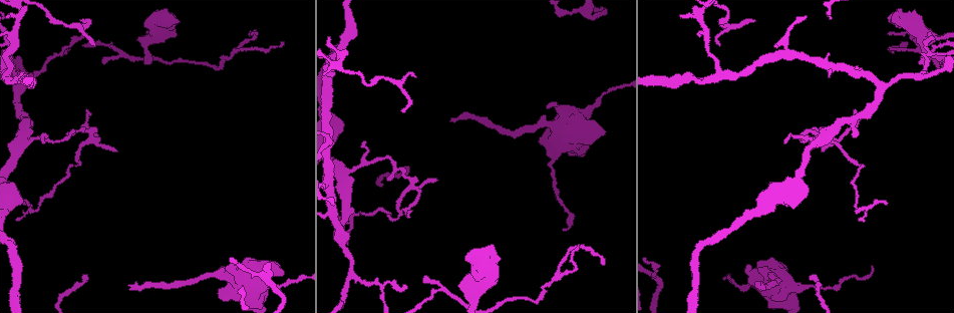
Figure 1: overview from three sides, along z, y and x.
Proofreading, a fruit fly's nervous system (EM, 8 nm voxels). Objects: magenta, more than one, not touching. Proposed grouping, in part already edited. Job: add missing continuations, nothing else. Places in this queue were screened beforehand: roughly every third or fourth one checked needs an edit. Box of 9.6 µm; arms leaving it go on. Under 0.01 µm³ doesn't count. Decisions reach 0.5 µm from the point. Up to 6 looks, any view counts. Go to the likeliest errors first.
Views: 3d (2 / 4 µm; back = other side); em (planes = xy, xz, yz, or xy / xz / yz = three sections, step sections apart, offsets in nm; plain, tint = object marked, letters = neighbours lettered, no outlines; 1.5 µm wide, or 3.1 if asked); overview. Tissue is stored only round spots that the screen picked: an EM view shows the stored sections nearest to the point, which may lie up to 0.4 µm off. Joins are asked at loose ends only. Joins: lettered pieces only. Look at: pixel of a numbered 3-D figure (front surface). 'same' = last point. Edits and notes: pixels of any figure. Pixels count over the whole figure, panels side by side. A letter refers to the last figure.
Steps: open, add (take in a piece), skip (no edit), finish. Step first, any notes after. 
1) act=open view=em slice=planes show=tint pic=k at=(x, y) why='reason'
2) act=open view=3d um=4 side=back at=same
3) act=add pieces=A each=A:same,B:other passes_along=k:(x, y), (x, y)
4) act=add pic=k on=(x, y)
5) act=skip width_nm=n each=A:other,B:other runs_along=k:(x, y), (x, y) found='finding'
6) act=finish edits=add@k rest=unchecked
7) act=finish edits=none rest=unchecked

act=open view=3d um=2 pic=1 at=(451, 121)

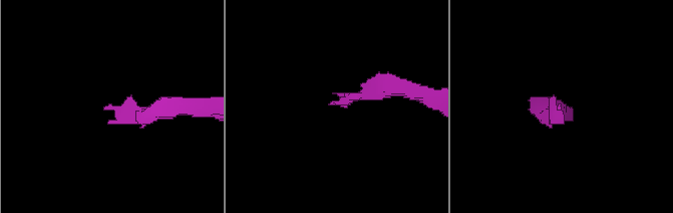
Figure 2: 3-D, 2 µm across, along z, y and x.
act=open view=em slice=planes show=letters pic=2 at=(105, 106) why='now the EM'

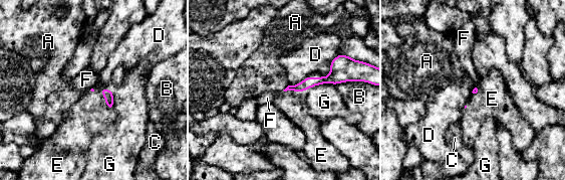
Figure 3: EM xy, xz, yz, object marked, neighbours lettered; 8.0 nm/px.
act=add pieces=E each=A:other,B:other,C:other,D:other,E:same,F:other,G:other found='the neuron continues'

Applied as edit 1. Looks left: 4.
act=open view=3d um=2 pic=1 at=(146, 63) why='free end'

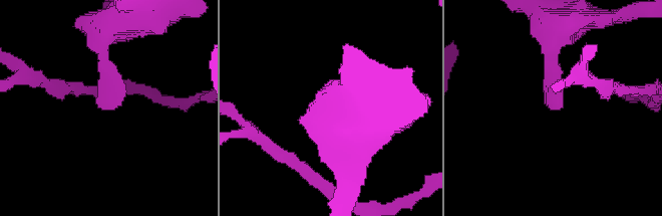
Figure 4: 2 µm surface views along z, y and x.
act=open view=em slice=xy step=8 show=tint pic=4 at=(111, 105) why='now the EM'

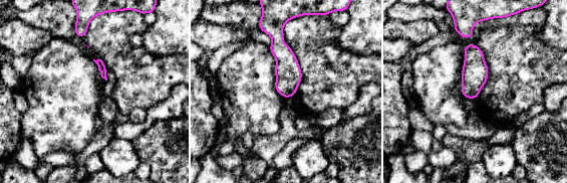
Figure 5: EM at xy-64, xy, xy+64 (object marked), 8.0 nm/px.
act=open view=em slice=planes show=letters at=same

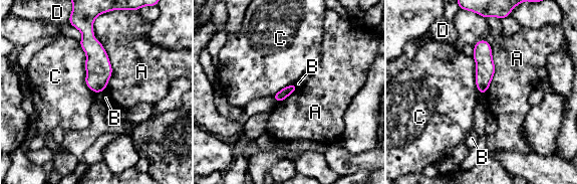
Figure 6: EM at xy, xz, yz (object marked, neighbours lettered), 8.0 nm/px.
act=skip each=A:other,B:other,C:other,D:other border=6:(78, 40), (95, 93) found='none of them fits'

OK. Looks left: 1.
act=finish edits=add@3 rest=unchecked

